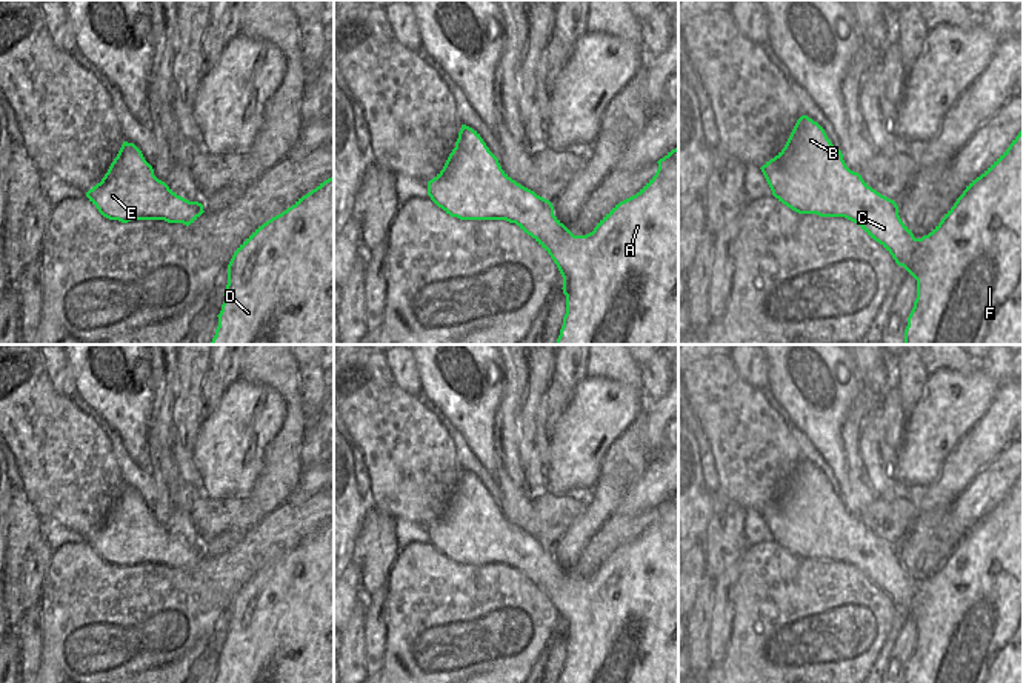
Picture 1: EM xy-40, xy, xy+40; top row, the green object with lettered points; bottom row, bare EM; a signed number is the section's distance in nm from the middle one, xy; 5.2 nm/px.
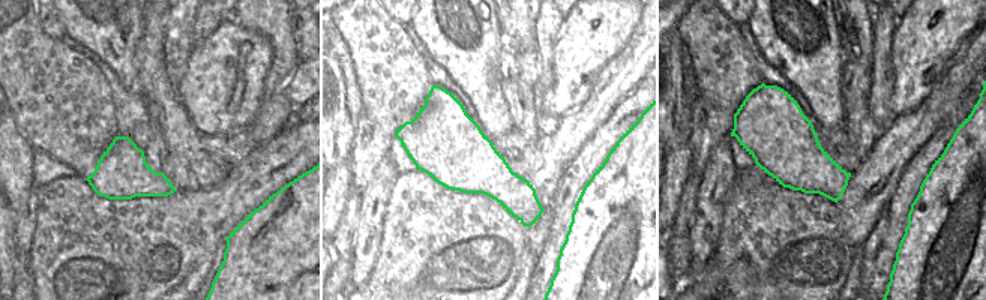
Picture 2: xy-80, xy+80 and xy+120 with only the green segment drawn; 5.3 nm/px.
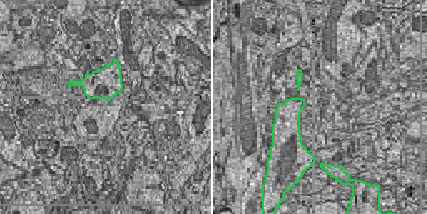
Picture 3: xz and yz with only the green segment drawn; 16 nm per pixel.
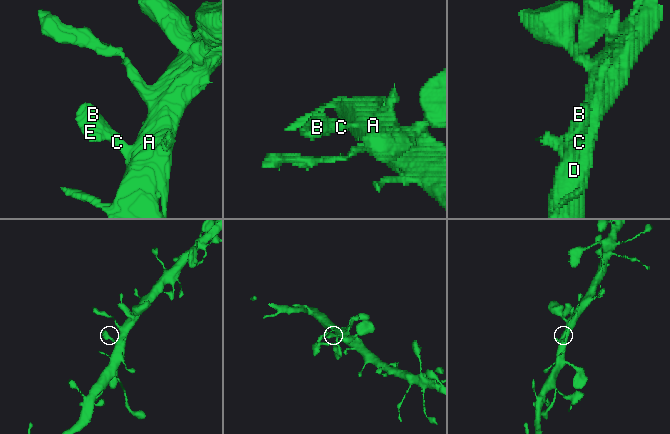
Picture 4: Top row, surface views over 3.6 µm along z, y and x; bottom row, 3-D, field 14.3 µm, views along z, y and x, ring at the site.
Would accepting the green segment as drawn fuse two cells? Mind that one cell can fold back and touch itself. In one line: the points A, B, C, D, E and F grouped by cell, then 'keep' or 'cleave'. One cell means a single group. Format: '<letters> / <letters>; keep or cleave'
A B C D E F; keep

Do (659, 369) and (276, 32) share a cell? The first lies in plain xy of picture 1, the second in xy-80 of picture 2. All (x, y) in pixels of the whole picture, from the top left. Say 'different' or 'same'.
different

